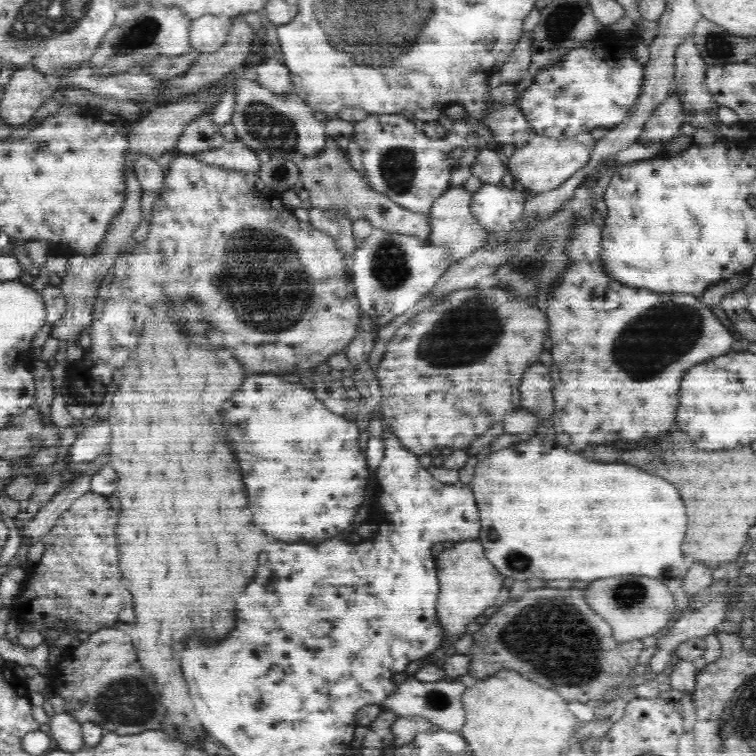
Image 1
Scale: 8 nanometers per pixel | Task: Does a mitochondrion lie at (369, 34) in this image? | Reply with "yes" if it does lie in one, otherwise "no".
yes

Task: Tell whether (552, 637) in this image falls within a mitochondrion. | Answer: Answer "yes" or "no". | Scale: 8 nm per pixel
yes

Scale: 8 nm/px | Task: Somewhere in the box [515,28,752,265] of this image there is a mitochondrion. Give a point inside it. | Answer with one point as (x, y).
(717, 48)

